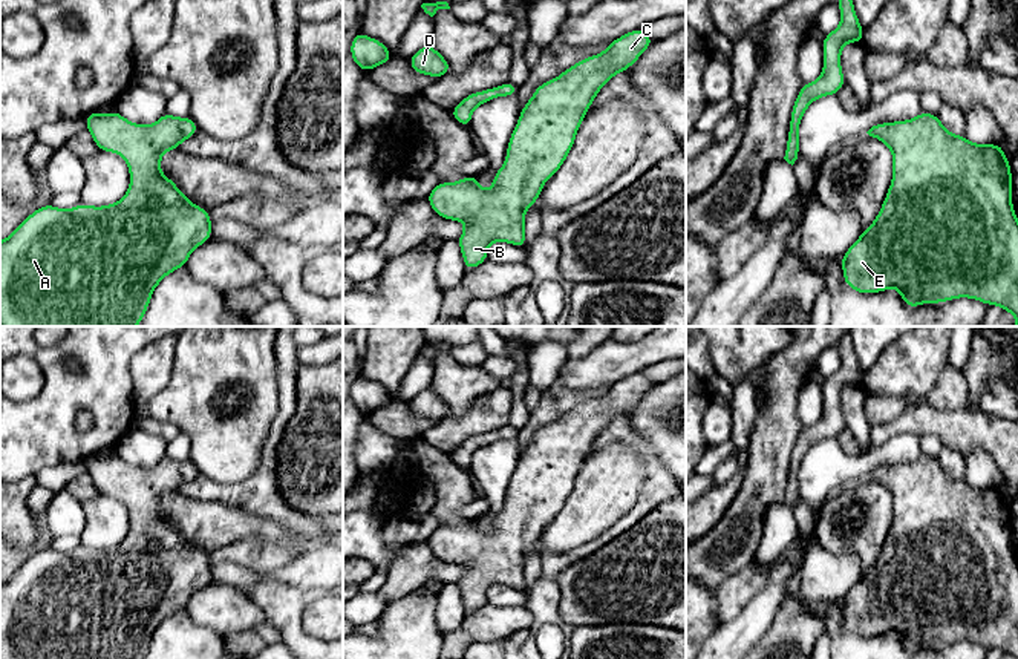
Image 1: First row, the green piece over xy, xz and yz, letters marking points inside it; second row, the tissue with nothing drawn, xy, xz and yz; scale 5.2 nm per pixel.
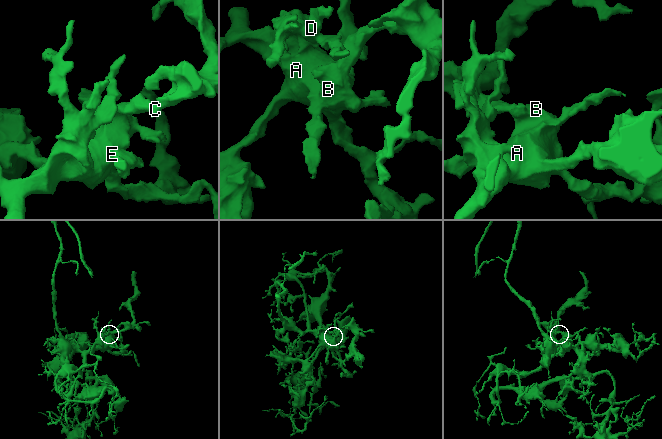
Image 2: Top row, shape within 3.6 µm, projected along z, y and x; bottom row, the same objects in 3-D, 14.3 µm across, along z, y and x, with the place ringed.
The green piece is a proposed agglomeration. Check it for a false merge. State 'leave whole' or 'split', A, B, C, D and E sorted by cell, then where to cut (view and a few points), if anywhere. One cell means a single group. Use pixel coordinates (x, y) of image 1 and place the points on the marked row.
leave whole; A B C D E; no cut

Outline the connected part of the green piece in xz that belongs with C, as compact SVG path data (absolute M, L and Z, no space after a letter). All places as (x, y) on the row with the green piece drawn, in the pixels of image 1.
M643 28L631 31L609 43L602 54L583 58L554 80L537 86L520 110L507 146L507 159L494 173L491 190L479 187L479 176L465 176L461 181L439 182L433 187L427 195L432 210L444 219L465 224L465 231L456 239L465 271L488 259L487 248L491 242L508 242L527 248L525 211L536 205L543 184L563 166L591 103L614 75L626 72L652 43L654 38Z

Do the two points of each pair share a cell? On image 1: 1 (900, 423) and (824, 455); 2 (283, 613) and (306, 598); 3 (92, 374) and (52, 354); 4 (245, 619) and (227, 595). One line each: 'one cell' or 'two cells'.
1: two cells
2: one cell
3: one cell
4: one cell

